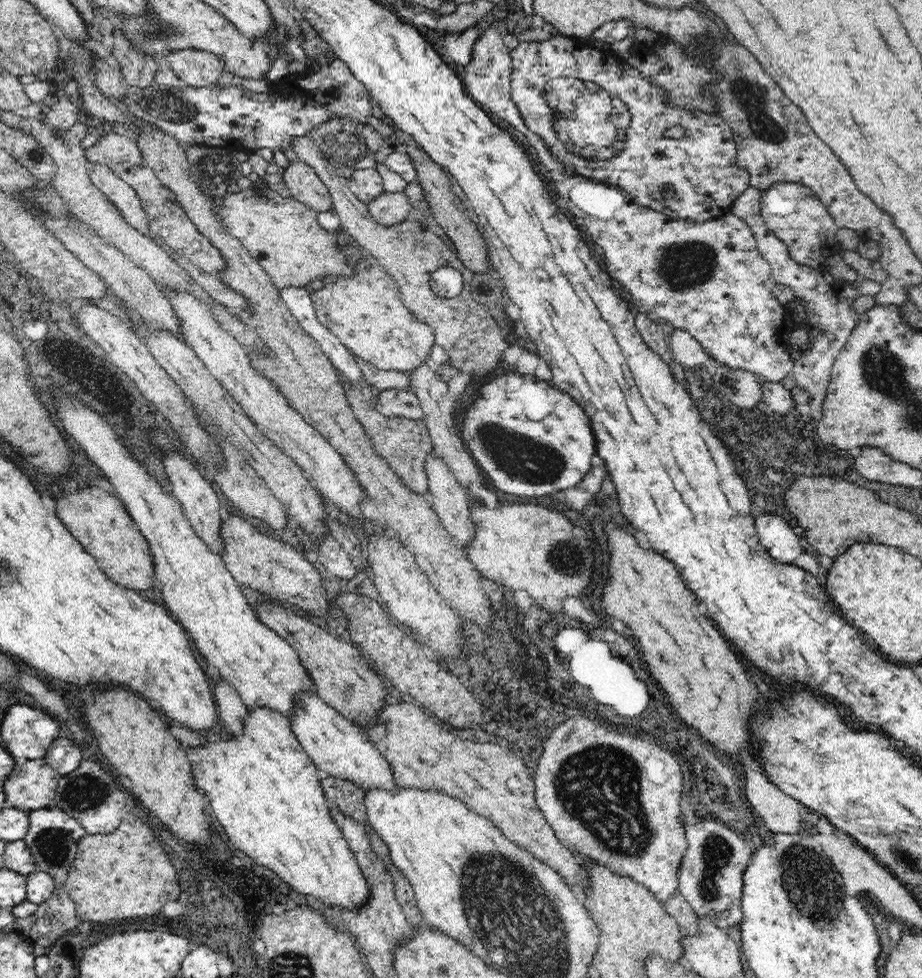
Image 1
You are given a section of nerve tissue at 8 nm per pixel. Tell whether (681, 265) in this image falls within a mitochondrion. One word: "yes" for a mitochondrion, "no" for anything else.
yes

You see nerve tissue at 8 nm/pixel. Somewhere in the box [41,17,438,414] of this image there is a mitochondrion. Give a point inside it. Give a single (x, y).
(168, 107)

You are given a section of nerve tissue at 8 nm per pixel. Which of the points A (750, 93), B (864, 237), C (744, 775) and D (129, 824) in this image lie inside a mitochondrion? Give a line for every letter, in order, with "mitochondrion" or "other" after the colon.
A: mitochondrion
B: other
C: other
D: other

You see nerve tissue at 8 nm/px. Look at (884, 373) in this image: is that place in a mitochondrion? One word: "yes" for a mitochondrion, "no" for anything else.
yes

